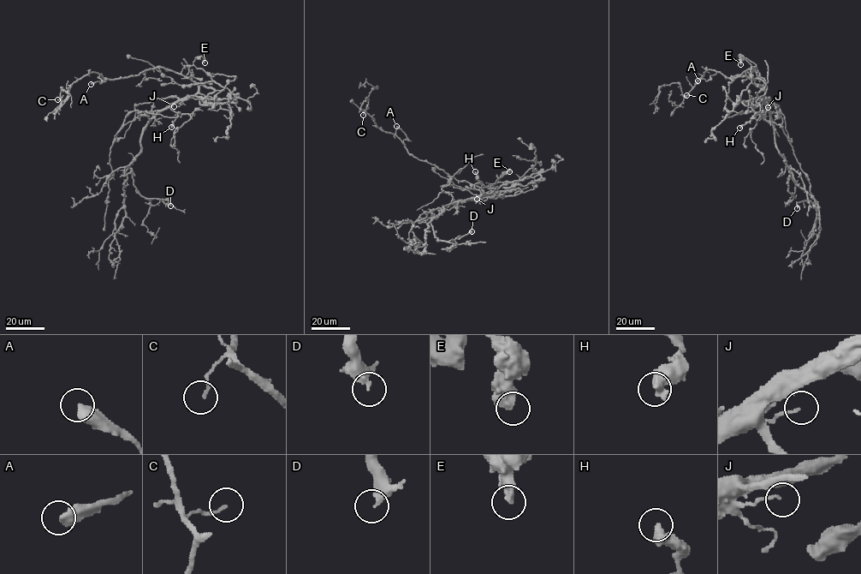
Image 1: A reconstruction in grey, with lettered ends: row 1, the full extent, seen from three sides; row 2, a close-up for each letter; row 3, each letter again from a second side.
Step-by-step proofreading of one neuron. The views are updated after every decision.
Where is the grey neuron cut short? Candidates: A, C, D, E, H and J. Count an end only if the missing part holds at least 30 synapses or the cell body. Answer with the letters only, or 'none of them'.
none of them

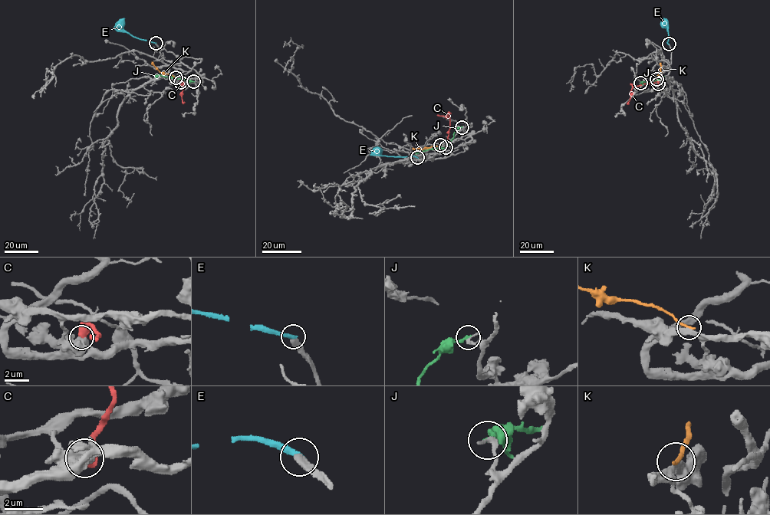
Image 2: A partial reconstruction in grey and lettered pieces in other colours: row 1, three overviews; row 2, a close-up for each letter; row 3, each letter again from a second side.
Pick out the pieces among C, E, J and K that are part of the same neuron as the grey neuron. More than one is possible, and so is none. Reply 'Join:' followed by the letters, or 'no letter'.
Join: E

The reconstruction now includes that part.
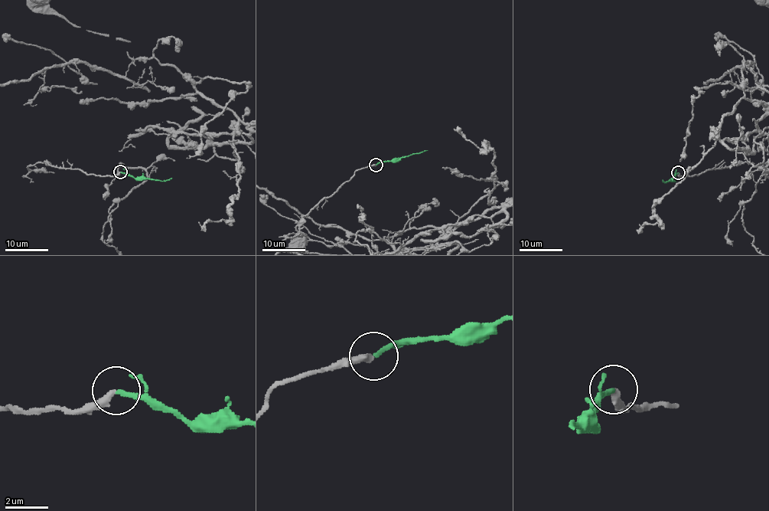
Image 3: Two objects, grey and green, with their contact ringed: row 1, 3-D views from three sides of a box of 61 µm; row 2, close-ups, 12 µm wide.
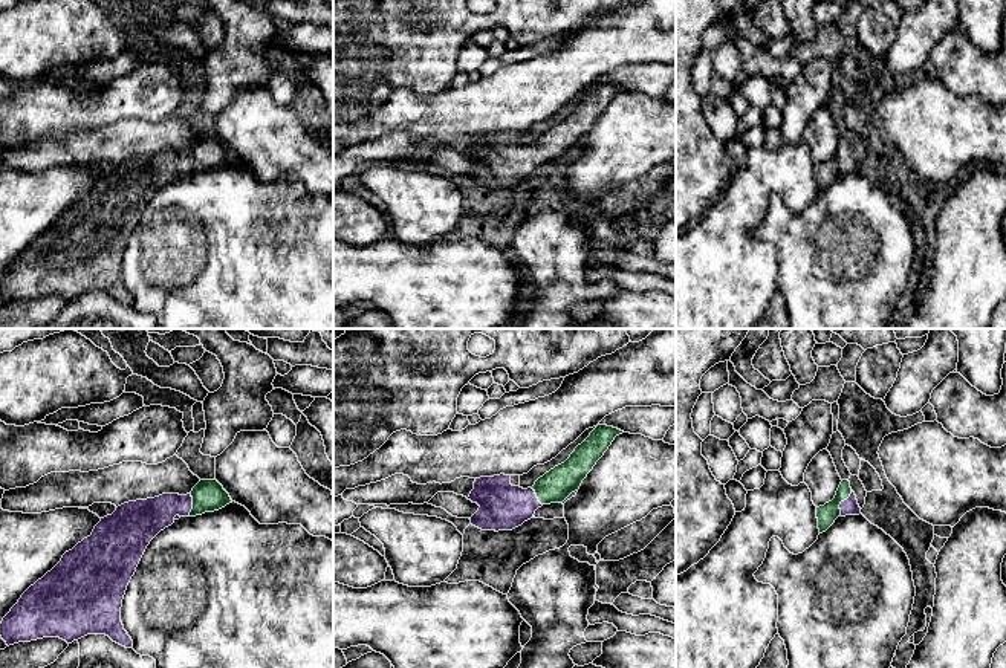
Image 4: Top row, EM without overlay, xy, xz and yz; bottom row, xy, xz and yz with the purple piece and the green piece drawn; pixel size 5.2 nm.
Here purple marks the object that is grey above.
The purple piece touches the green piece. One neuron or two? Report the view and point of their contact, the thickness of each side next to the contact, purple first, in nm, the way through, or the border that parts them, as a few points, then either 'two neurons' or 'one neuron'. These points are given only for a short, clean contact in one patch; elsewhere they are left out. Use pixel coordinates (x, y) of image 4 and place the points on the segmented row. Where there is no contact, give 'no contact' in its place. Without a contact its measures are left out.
meets purple in yz at (841, 503); 90 nm thick on the purple side, 100 nm on the other; runs through yz (849, 506), (841, 503), (829, 512); one neuron

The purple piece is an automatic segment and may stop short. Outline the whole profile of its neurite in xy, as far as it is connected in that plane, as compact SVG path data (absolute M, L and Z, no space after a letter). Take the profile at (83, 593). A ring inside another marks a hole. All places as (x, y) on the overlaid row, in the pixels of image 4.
M200 480L190 494L162 494L154 498L128 501L112 515L101 518L90 537L66 552L61 561L31 585L3 618L0 636L6 645L43 637L60 637L67 644L87 634L105 634L113 642L131 648L133 640L121 622L121 607L131 576L150 544L174 517L196 517L232 503L217 480Z

